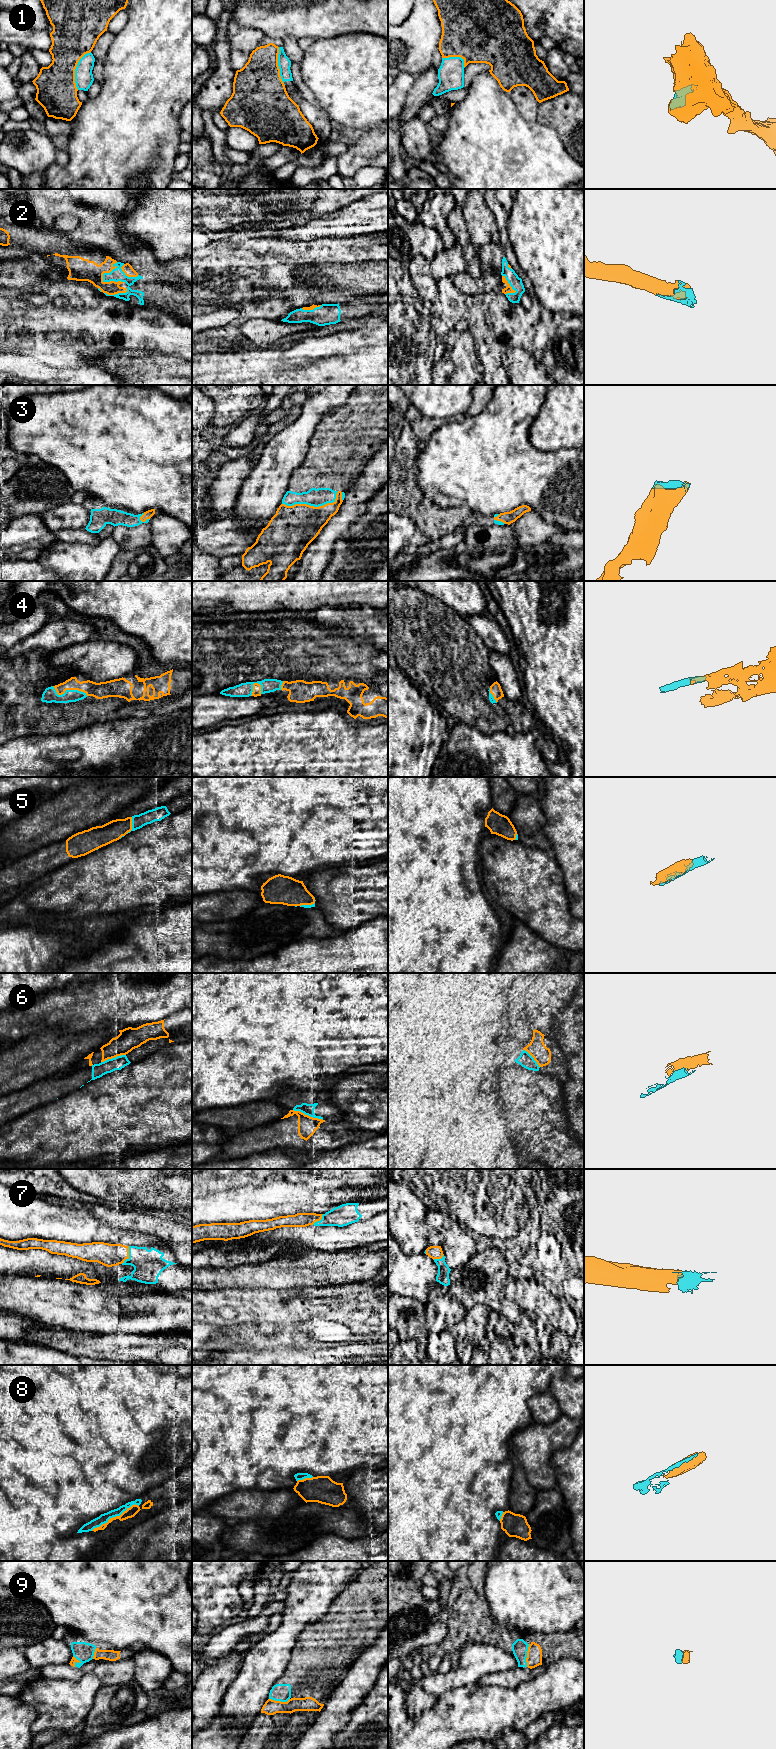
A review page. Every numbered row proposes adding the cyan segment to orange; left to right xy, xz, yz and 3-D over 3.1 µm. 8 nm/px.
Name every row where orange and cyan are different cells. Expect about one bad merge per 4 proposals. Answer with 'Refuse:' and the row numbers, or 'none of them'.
Refuse: 1, 6

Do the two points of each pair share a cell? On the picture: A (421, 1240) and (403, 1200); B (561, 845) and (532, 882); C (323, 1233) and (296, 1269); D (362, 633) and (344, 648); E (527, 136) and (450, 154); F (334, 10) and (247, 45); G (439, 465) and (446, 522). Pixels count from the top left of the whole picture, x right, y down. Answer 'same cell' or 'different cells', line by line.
A: same cell
B: different cells
C: different cells
D: different cells
E: same cell
F: different cells
G: different cells

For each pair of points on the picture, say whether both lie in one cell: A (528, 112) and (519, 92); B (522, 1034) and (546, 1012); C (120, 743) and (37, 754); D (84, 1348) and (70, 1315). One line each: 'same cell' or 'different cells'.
A: same cell
B: different cells
C: same cell
D: different cells

